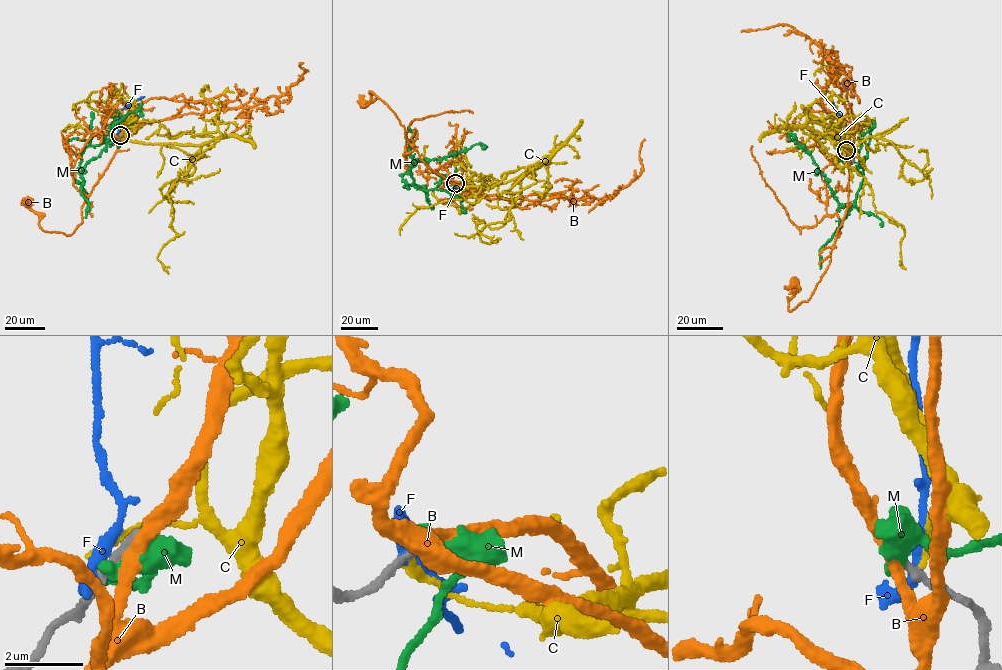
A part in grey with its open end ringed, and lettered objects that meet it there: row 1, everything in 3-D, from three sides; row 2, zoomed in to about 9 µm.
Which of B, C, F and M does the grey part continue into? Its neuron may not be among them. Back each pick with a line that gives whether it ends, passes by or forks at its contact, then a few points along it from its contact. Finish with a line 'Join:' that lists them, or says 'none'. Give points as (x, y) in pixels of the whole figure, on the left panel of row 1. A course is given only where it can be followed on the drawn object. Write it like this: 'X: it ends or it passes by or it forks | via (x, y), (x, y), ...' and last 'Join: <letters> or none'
Join: none

